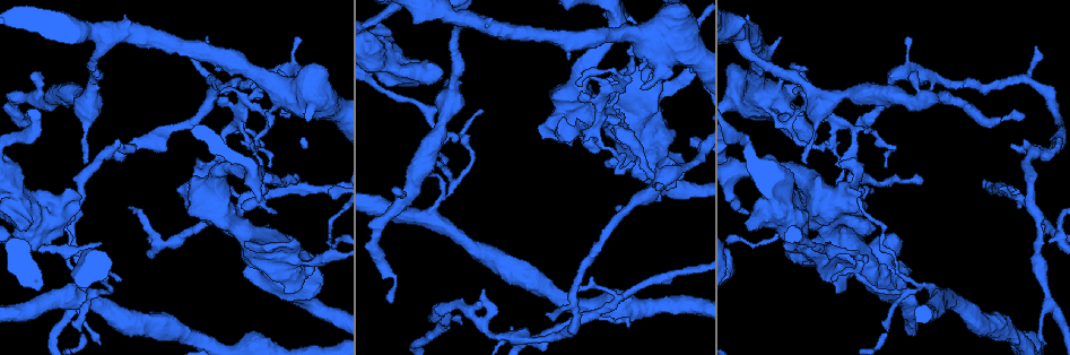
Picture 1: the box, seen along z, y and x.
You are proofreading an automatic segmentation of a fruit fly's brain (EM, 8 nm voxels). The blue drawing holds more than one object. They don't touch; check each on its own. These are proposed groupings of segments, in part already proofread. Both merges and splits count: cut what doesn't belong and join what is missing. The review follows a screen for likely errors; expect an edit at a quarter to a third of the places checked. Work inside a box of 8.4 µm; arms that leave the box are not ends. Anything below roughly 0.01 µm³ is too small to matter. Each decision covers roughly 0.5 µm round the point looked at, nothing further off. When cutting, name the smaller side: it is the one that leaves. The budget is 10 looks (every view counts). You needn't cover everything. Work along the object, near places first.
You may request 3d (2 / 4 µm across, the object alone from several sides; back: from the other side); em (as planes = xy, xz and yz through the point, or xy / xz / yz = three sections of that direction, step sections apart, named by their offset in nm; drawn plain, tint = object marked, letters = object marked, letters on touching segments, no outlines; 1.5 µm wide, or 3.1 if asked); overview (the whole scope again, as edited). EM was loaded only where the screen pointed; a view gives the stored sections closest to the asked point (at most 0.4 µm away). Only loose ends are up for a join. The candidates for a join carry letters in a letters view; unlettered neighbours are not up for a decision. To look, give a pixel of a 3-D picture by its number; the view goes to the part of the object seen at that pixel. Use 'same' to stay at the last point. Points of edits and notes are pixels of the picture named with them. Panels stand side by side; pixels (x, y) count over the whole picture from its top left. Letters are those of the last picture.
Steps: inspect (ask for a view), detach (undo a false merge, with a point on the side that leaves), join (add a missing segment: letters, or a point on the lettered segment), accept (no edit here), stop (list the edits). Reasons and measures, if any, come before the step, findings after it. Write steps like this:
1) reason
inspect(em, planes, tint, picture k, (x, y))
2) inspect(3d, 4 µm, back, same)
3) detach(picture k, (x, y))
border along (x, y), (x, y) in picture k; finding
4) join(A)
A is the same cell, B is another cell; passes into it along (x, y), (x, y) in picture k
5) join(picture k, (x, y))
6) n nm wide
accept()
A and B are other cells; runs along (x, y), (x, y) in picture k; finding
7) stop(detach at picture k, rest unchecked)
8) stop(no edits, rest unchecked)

inspect(em, xz, step 8, tint, picture 1, (837, 125))

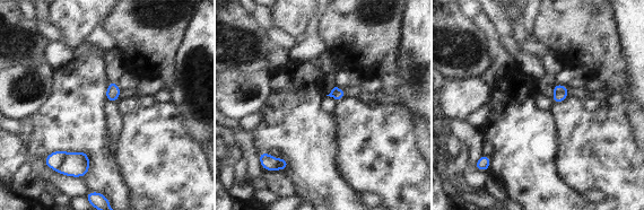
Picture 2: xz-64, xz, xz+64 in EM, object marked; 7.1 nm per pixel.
inspect(em, xy, step 8, tint, same)

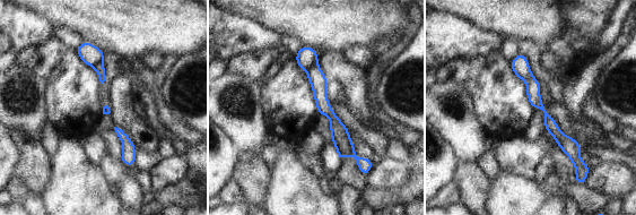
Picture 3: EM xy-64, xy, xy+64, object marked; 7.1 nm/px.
what lies round it
inspect(em, xy, step 8, letters, same)

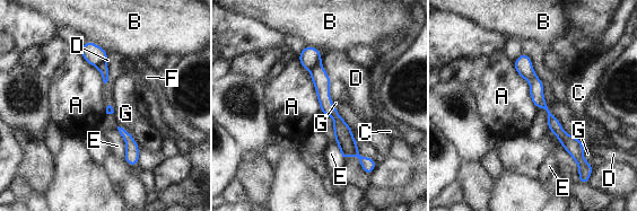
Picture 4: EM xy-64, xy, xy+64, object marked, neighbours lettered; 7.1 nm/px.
detach(picture 4, (322, 82))
A, B, C, D, E, F and G are other cells; the part that leaves runs along (319, 67), (343, 150) in picture 4; two cells meet here

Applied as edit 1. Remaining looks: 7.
see it whole again
inspect(overview)

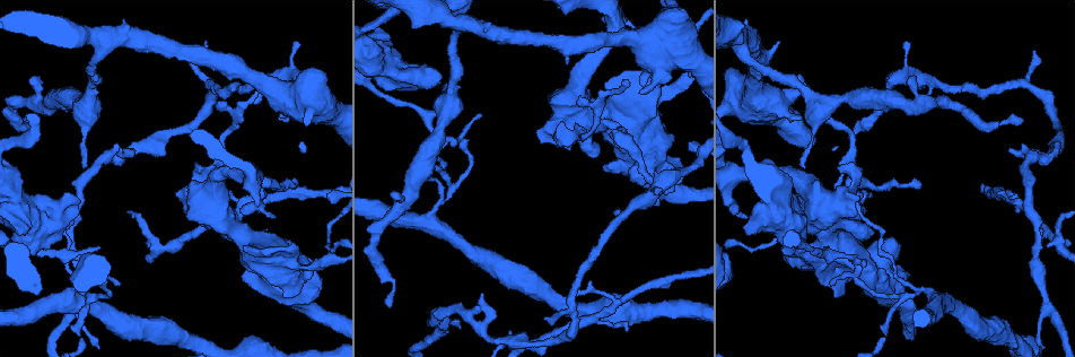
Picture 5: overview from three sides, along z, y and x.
tapers out
inspect(3d, 2 µm, picture 5, (1012, 195))

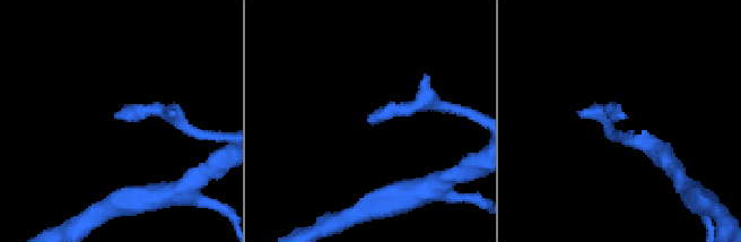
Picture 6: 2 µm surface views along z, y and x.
need the tissue
inspect(em, yz, step 8, letters, picture 6, (118, 116))

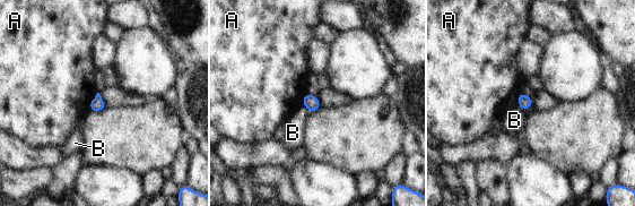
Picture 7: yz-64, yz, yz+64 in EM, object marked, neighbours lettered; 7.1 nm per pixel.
accept()
A and B are other cells; border along (97, 93), (92, 100), (88, 110) in picture 7; no lettered segment goes on from it

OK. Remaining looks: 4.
free end
inspect(3d, 4 µm, picture 5, (825, 246))

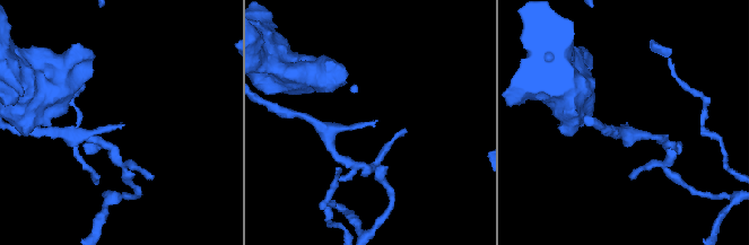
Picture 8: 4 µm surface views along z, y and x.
need the tissue
inspect(em, xy, step 8, letters, picture 8, (375, 122))

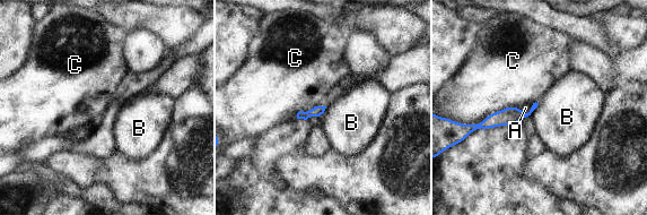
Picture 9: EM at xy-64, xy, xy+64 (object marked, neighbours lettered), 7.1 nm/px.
C touches over 420 nm
accept()
A, B and C are other cells; border along (326, 106), (320, 119) in picture 9; no lettered segment goes on from it

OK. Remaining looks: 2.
stop(detach at picture 4, rest unchecked)

